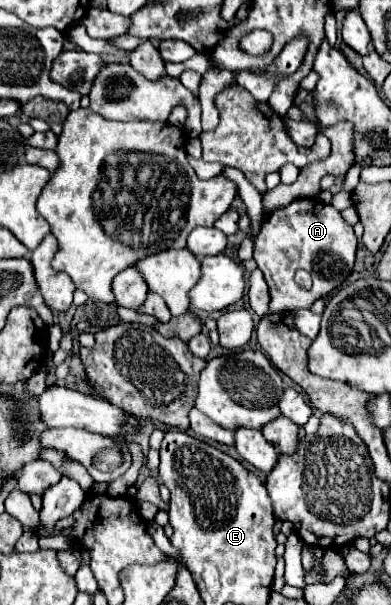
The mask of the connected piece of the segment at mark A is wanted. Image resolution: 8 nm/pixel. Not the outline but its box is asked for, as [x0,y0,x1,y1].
[255,198,357,312]

